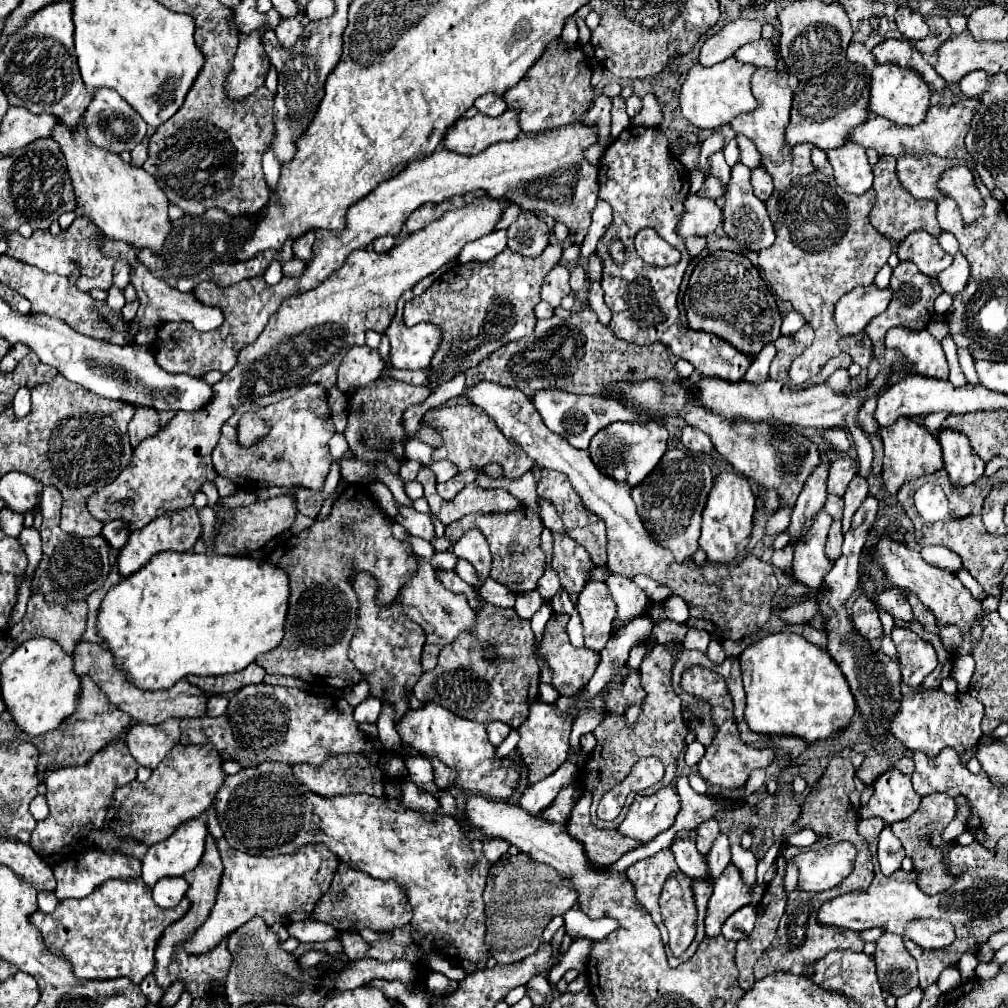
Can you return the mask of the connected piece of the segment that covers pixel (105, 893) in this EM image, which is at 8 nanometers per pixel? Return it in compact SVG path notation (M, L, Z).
M108 880L88 894L88 898L62 900L52 914L38 910L30 916L30 922L42 932L48 950L70 962L76 978L112 980L126 976L140 984L154 972L154 948L162 932L166 926L180 920L188 908L188 898L170 910L156 906L150 888L144 886L142 880Z

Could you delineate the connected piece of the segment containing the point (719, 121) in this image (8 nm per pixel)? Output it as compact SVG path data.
M734 58L718 62L716 66L692 66L684 86L680 90L680 112L682 116L701 129L716 129L728 124L734 116L754 110L756 98L750 92L750 76L756 70L752 64L742 64Z

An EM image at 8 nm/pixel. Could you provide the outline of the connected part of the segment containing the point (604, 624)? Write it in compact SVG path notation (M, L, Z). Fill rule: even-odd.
M590 580L578 596L576 610L584 626L584 646L600 652L610 638L612 622L616 616L616 604L604 582Z

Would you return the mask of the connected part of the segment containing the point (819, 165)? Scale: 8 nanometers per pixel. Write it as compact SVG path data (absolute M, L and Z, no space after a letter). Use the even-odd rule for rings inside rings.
M814 148L814 150L812 150L812 164L814 164L814 168L816 168L816 170L820 170L822 174L826 174L826 176L830 176L830 174L832 174L832 166L830 166L828 156L826 156L826 152L824 152L824 150L818 150L818 148Z

